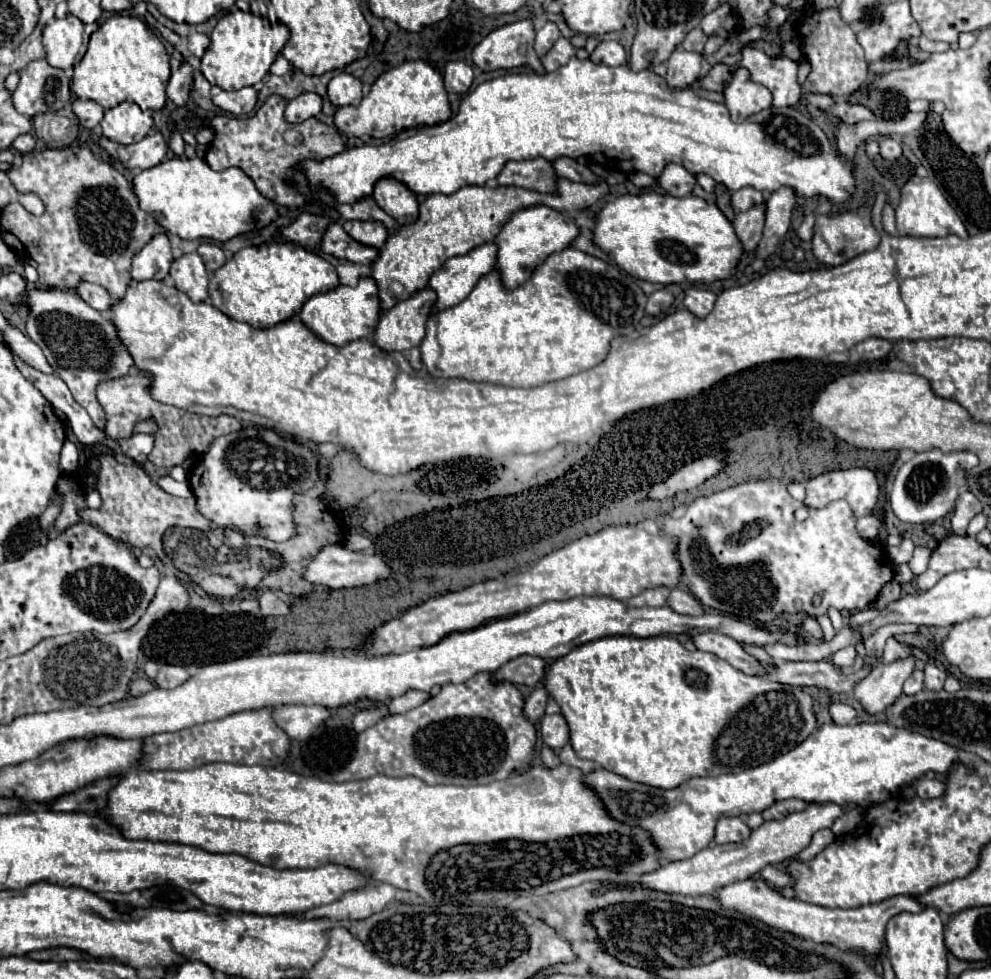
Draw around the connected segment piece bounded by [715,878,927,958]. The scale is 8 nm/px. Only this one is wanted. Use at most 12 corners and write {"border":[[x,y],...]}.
{"border":[[761,878],[717,890],[727,910],[839,950],[883,956],[885,926],[927,906],[859,908],[783,898]]}

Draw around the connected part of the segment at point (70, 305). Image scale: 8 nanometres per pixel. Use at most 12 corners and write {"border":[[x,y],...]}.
{"border":[[29,290],[27,334],[105,426],[95,390],[135,366],[109,314]]}

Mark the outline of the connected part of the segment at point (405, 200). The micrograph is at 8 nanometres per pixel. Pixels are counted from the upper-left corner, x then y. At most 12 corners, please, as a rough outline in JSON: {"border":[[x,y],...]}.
{"border":[[379,180],[373,200],[399,226],[419,216],[415,194],[397,180]]}

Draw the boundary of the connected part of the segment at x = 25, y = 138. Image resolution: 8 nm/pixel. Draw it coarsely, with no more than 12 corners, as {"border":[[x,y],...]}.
{"border":[[31,134],[15,138],[13,148],[27,154],[35,148]]}

